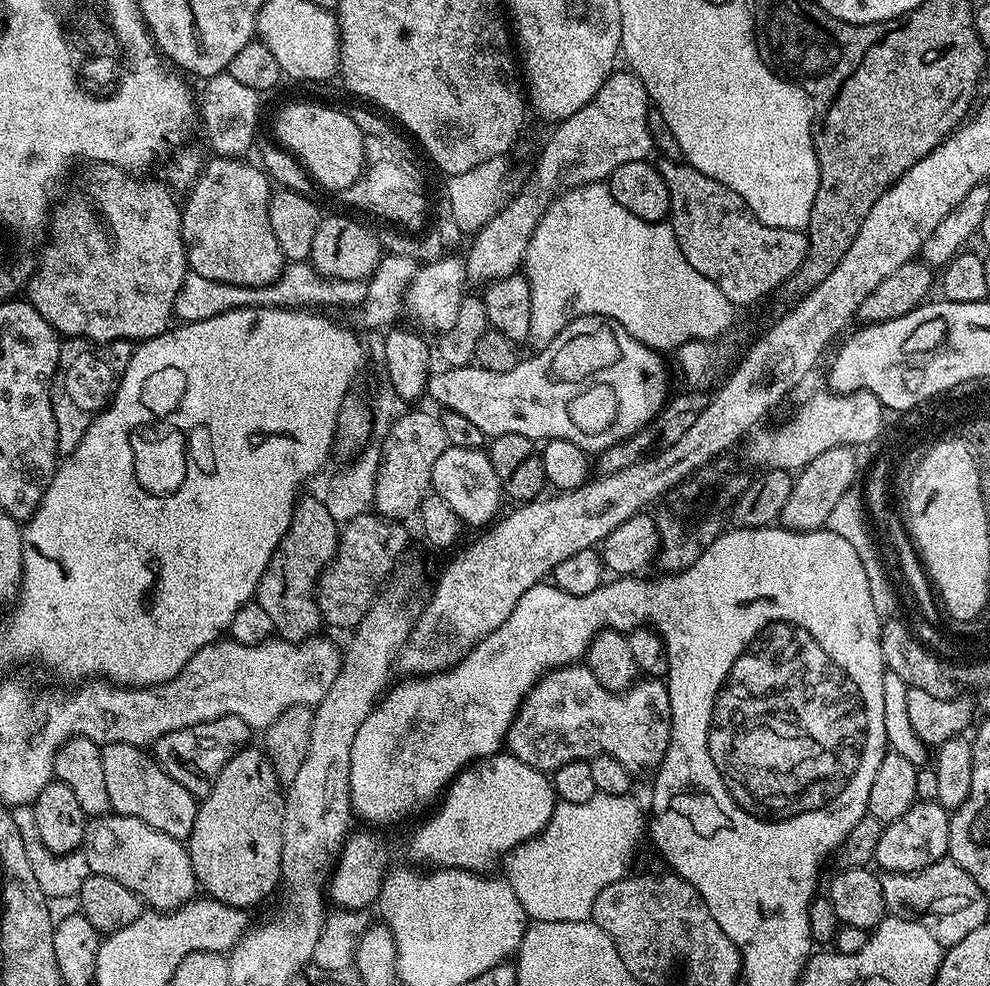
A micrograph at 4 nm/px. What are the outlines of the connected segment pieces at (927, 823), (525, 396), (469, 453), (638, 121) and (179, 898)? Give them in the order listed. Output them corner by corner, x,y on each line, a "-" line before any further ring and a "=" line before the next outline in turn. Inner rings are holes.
922,800
910,806
902,818
884,825
874,861
884,872
920,872
948,856
950,812
935,800
=
579,316
529,360
521,359
509,372
495,372
479,366
445,367
428,377
427,395
433,396
441,409
462,414
474,422
485,437
522,434
537,442
569,440
589,454
605,452
610,446
628,440
660,413
669,399
668,368
657,349
638,342
623,326
606,316
=
450,446
442,454
438,454
438,462
434,462
432,471
432,492
442,497
454,509
454,514
458,514
458,518
468,526
491,525
501,511
499,508
502,493
498,474
494,474
494,466
490,462
487,451
480,448
=
631,70
613,71
607,82
594,94
594,98
578,114
559,121
552,132
552,137
544,144
540,157
536,160
536,173
532,176
532,184
528,184
512,201
505,203
503,208
492,216
480,231
471,237
472,246
468,250
468,256
464,260
464,271
469,281
477,280
480,286
487,285
493,280
501,280
503,277
513,275
523,265
524,254
528,249
528,242
538,222
544,217
548,205
554,197
570,188
576,188
580,184
594,184
607,181
608,175
625,162
638,162
648,160
654,152
652,135
648,129
648,113
650,101
646,86
=
105,814
89,819
82,851
92,874
122,882
122,886
134,890
149,909
171,912
197,895
196,875
187,847
181,841
170,838
170,834
162,834
162,830
146,826
142,818

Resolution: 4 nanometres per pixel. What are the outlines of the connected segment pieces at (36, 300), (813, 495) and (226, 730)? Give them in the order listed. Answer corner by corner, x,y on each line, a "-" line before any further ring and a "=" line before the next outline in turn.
111,166
101,167
99,171
97,176
92,176
85,182
81,192
74,193
57,212
55,209
51,213
50,239
43,245
39,253
40,260
38,256
38,263
26,285
26,299
34,306
34,310
38,310
38,314
42,314
42,318
46,318
46,322
50,322
50,326
56,328
61,337
90,340
98,344
109,344
111,340
143,342
168,331
170,327
168,319
172,320
174,316
175,299
182,289
183,280
190,273
188,255
182,238
182,218
180,217
182,208
178,200
176,204
175,198
172,197
173,189
167,183
159,184
156,180
139,180
141,178
139,175
=
837,446
827,448
818,458
814,458
805,468
799,469
793,479
790,499
782,506
779,527
788,528
792,532
819,532
830,518
842,496
853,491
852,483
858,473
858,465
851,447
=
223,716
217,720
211,720
198,726
190,726
182,730
174,730
162,738
158,738
154,745
154,755
162,770
178,782
190,794
197,798
203,798
214,790
214,782
218,774
222,774
222,766
234,758
234,754
249,743
250,729
242,718
237,716

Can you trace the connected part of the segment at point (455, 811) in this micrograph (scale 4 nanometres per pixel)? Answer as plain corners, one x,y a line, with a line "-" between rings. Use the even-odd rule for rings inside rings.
497,754
495,756
487,756
485,760
478,760
474,764
469,764
463,772
460,772
448,785
446,791
443,793
442,799
435,805
436,813
429,818
425,824
420,824
416,828
416,833
408,840
408,852
420,864
428,864
424,866
431,866
433,869
439,870
442,868
461,868
467,872
479,872
481,874
491,873
492,867
499,865
502,858
507,857
508,853
513,852
519,844
525,844
527,840
532,840
535,836
539,836
541,830
550,822
550,818
554,814
558,803
556,789
553,781
547,775
538,770
534,770
530,766
526,766
526,762
522,762
516,756
511,754

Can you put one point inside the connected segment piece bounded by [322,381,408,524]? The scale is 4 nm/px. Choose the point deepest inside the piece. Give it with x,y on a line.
350,495

